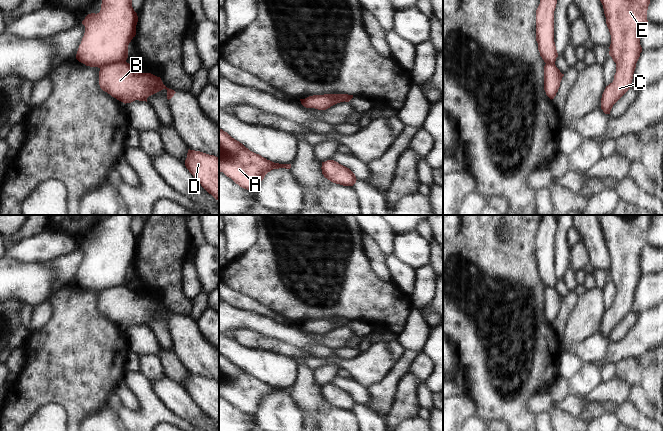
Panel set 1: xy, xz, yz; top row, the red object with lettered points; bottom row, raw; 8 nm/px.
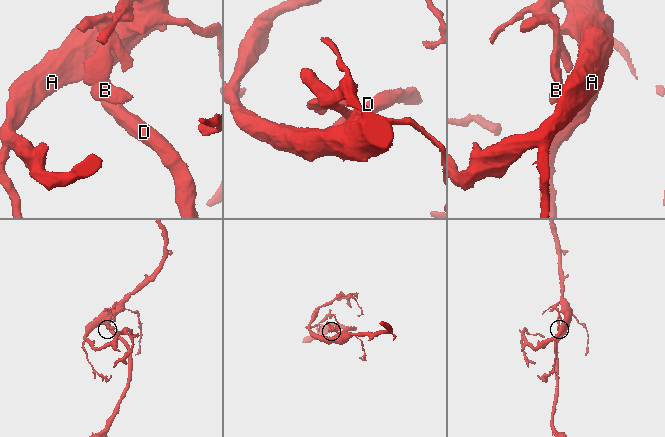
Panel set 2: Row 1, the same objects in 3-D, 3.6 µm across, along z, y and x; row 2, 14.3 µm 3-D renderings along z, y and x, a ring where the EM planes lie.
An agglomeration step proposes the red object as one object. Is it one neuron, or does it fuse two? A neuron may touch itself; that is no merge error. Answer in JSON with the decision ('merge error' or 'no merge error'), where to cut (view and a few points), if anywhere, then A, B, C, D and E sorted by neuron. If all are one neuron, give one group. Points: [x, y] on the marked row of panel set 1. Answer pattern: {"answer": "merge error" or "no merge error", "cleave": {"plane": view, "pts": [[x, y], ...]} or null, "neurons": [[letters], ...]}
{"answer": "merge error", "cleave": {"plane": "xy", "pts": [[125, 60], [119, 63], [109, 63], [100, 68]]}, "neurons": [["A", "C", "D", "E"], ["B"]]}

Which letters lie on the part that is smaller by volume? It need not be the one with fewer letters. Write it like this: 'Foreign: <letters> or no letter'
Foreign: B

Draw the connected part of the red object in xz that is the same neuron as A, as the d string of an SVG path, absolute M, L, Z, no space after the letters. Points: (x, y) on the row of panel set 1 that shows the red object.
M219 128L219 172L223 172L240 187L257 190L265 175L279 168L290 169L291 164L267 160Z

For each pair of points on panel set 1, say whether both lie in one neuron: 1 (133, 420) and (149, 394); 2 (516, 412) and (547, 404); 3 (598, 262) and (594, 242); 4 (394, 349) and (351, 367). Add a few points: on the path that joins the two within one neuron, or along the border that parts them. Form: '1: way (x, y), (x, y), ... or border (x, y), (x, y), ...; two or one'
1: way (140, 415), (149, 406), (149, 401); one
2: border (548, 393), (530, 399), (529, 408), (534, 415); two
3: way (598, 257), (596, 247); one
4: way (383, 355), (372, 366), (362, 367); one

